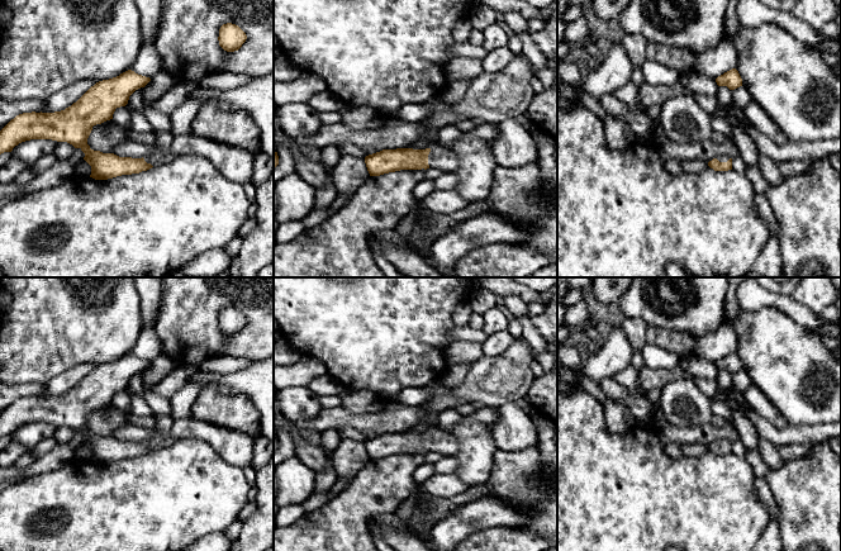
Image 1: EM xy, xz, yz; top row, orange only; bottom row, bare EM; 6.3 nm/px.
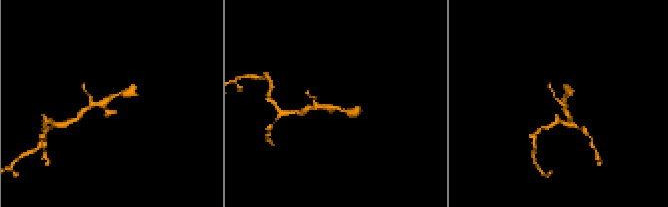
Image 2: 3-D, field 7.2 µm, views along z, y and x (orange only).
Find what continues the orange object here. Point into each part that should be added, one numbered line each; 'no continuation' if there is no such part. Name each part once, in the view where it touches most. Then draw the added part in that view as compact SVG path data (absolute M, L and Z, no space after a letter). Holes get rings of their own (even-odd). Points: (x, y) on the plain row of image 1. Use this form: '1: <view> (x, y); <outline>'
1: xz (440, 441); M441 428L431 431L428 438L428 448L431 452L439 452L443 456L453 456L460 448L460 443Z

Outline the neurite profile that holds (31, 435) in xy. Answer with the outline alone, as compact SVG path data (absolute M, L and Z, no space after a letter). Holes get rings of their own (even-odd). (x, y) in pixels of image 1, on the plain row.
M30 423L19 427L13 432L11 441L15 441L28 450L33 450L42 440L54 436L57 424Z

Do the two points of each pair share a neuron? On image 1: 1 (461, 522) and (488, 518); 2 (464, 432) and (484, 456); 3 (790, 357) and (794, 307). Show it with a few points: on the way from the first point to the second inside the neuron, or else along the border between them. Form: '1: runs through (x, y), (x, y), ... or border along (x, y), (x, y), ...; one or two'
1: runs through (467, 518), (481, 518); one
2: runs through (470, 438), (478, 450); one
3: border along (766, 307), (780, 309), (808, 329); two

